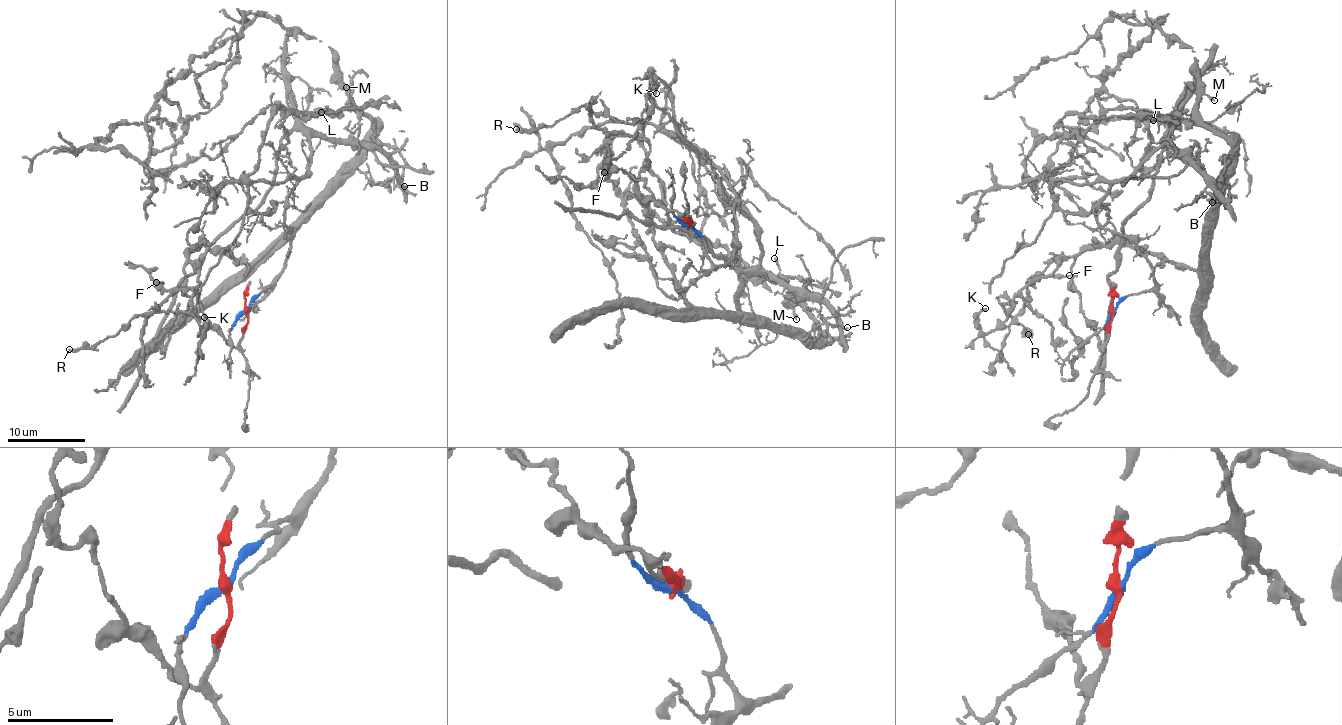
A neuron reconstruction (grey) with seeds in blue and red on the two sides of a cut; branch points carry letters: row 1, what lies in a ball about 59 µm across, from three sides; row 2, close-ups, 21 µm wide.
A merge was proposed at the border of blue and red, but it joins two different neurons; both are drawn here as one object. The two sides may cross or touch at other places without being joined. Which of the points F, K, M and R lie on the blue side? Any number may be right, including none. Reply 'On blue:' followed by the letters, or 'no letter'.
On blue: no letter

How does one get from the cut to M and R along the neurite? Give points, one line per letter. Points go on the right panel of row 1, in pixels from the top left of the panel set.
M: (1113, 311), (1098, 345), (1071, 267), (1118, 242), (1198, 267), (1230, 146), (1197, 110), (1204, 94), (1215, 100)
R: (1113, 311), (1109, 336), (1098, 345), (1097, 331), (1072, 286), (1074, 261), (1064, 259), (1004, 304), (1028, 334)

